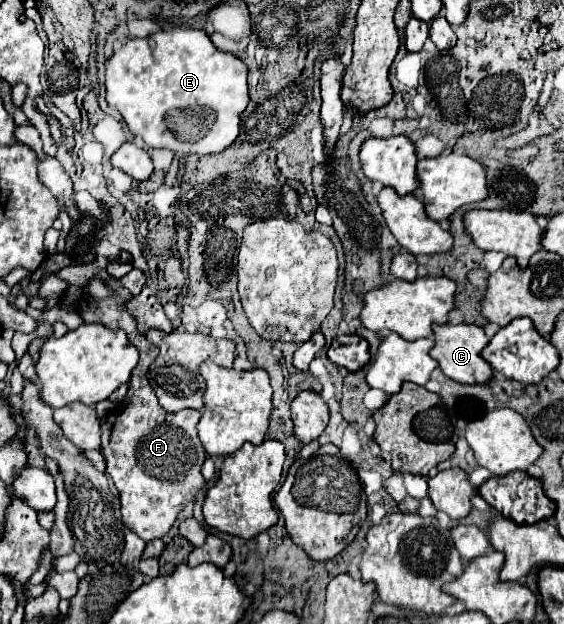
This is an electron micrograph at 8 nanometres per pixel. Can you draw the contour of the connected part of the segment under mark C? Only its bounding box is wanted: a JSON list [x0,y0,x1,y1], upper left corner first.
[430,324,492,384]

